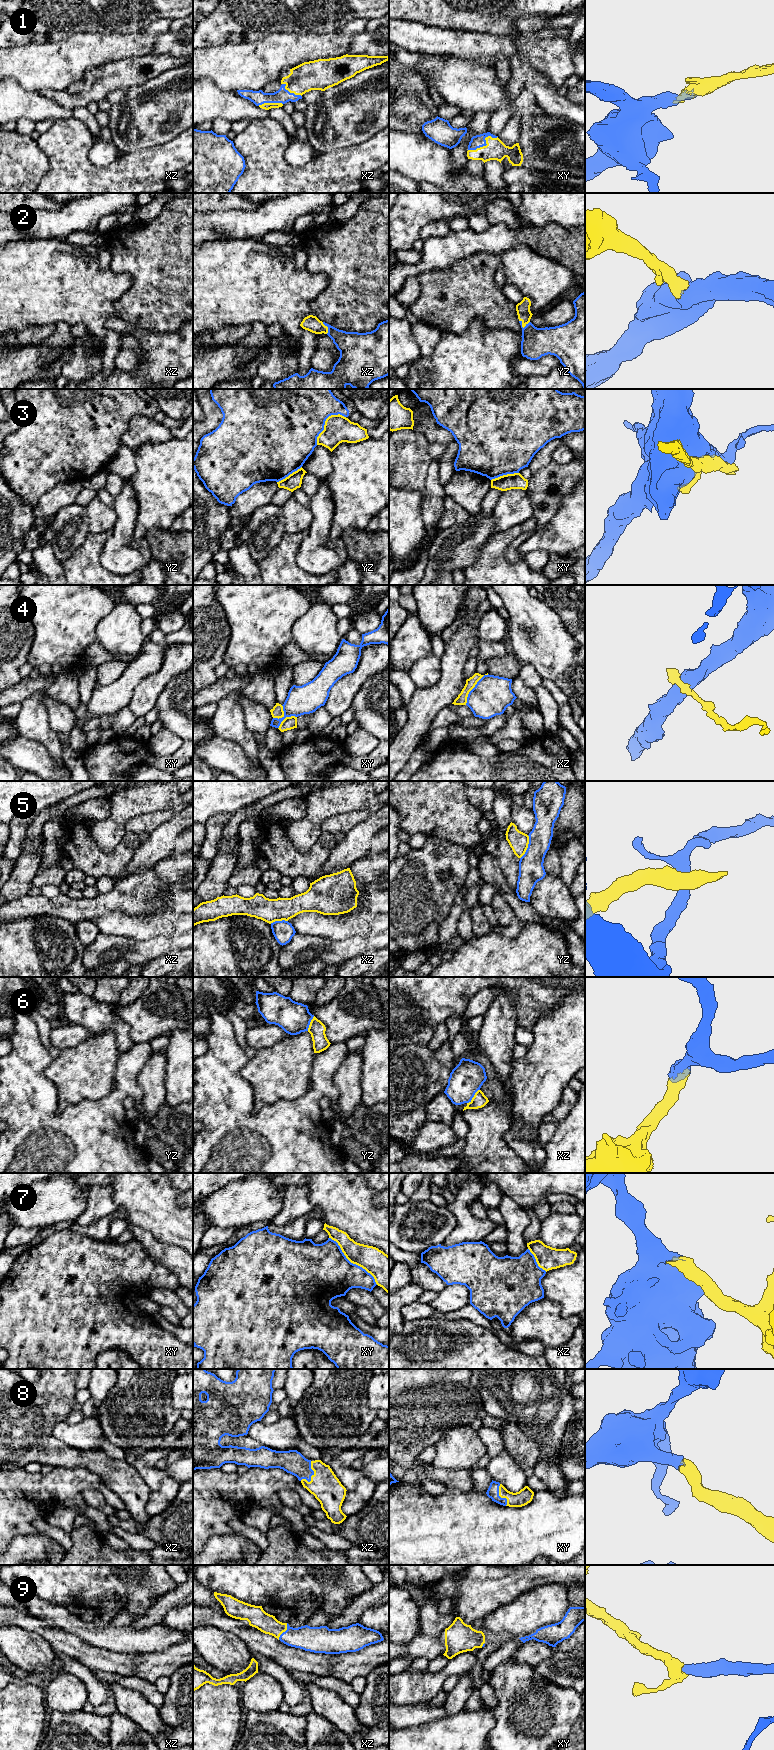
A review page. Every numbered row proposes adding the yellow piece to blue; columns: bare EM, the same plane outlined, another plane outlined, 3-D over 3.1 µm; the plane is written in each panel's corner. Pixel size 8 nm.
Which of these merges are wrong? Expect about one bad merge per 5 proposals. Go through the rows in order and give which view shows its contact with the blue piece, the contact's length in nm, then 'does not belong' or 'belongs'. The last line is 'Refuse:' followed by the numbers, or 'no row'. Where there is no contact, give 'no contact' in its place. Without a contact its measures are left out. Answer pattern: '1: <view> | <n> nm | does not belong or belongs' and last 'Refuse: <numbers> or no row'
1: xy | 260 nm | belongs
2: yz | 90 nm | belongs
3: yz | 340 nm | does not belong
4: xy | 190 nm | does not belong
5: yz | 200 nm | does not belong
6: xz | 160 nm | belongs
7: xy | 550 nm | belongs
8: xz | 180 nm | belongs
9: xz | 150 nm | belongs
Refuse: 3, 4, 5

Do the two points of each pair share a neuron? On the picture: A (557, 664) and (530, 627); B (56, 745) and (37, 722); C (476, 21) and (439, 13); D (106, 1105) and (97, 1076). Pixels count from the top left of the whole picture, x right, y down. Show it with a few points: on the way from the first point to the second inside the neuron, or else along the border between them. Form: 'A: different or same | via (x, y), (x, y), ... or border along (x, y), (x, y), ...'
A: same | via (556, 655), (538, 636)
B: same | via (50, 739), (39, 728)
C: same | via (467, 13), (448, 13)
D: different | border along (115, 1076), (113, 1087), (106, 1096), (81, 1101)

